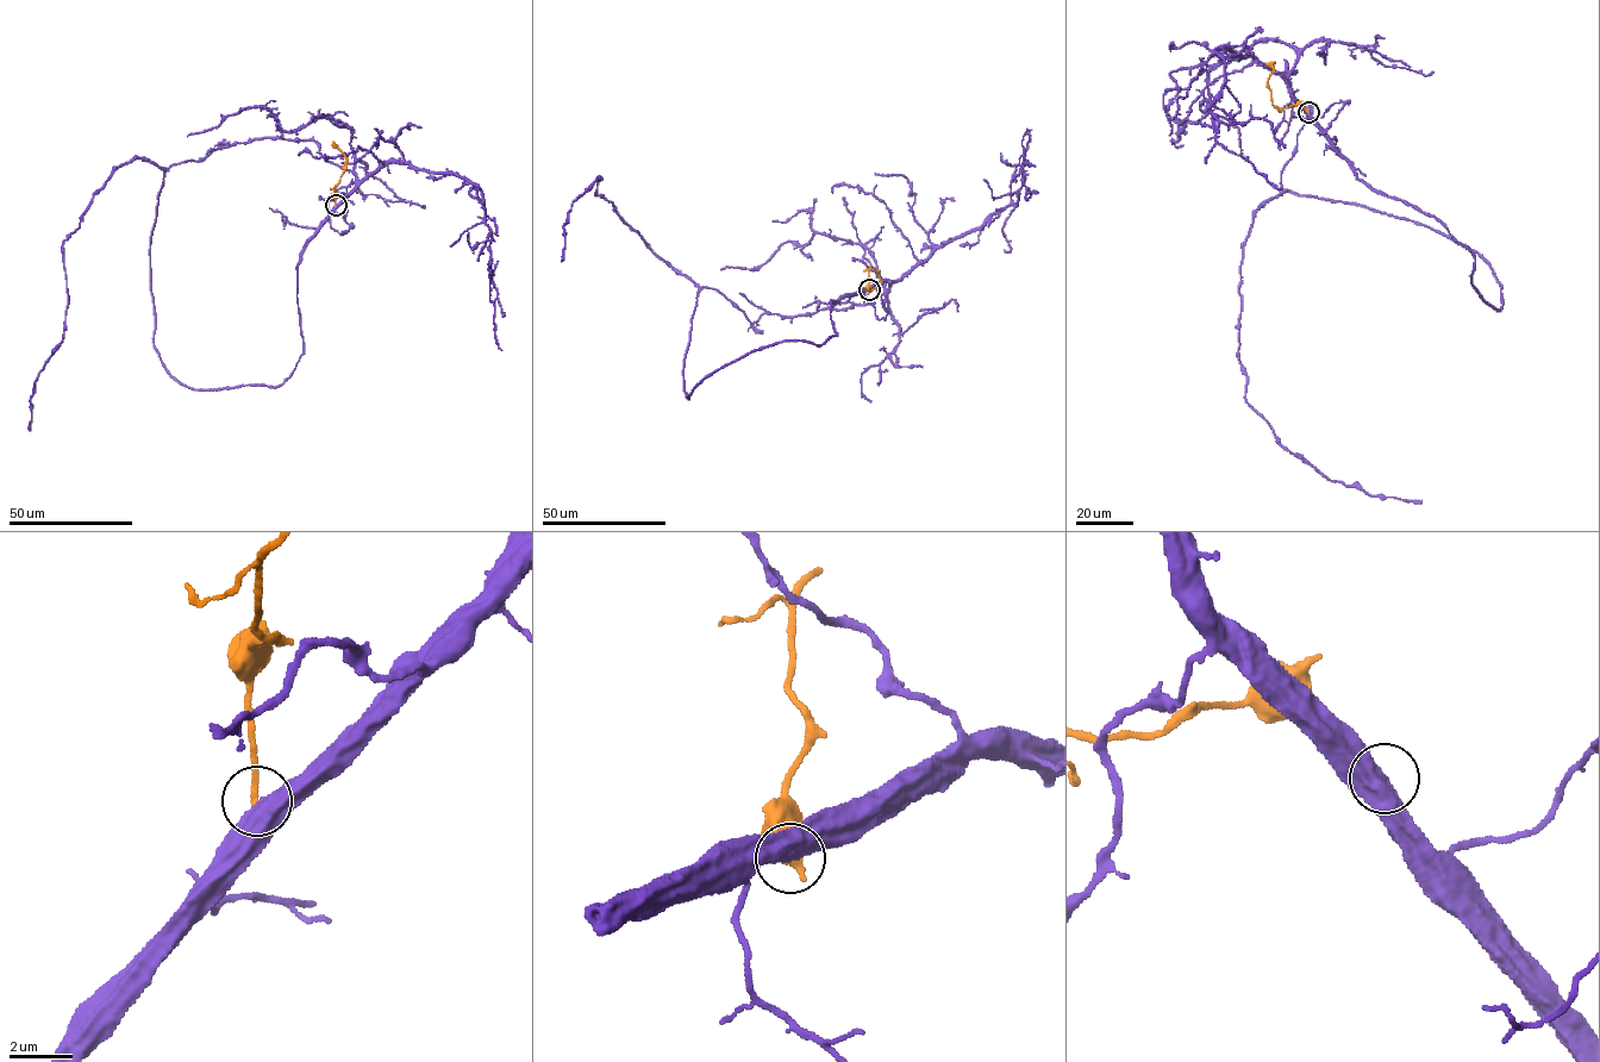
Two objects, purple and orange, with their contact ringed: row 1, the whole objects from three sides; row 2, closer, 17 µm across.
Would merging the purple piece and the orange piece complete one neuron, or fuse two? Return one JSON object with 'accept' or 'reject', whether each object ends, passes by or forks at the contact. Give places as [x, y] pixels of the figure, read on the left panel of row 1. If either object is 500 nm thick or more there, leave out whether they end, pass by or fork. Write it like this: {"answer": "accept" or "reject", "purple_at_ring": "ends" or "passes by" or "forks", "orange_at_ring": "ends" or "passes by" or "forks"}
{"answer": "reject"}

